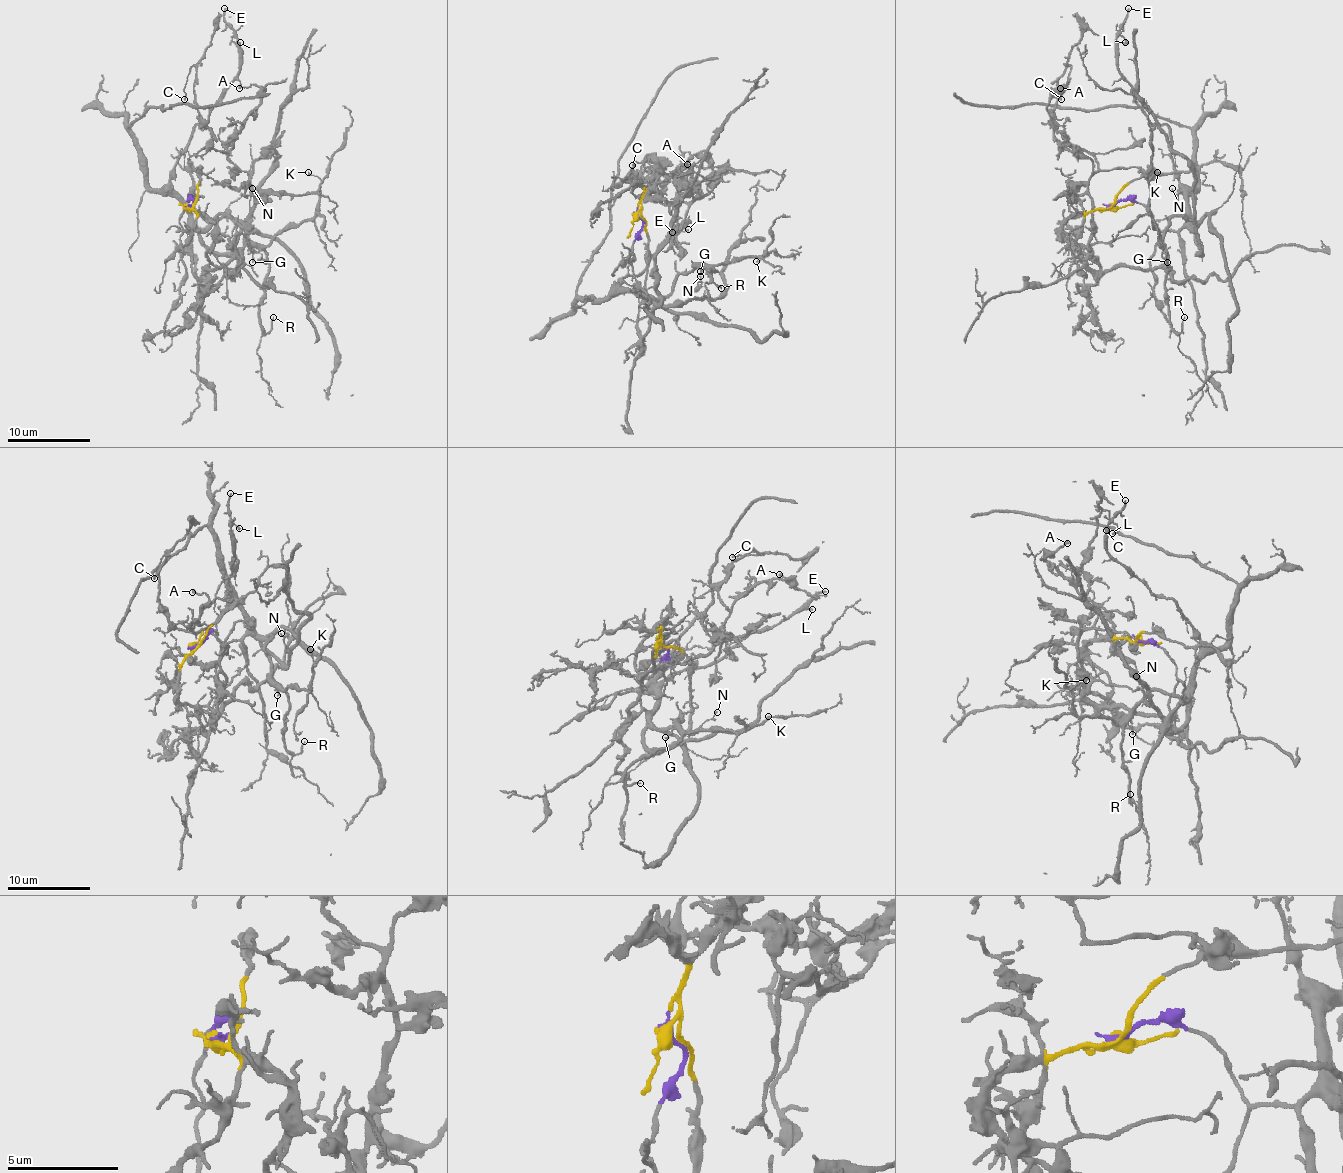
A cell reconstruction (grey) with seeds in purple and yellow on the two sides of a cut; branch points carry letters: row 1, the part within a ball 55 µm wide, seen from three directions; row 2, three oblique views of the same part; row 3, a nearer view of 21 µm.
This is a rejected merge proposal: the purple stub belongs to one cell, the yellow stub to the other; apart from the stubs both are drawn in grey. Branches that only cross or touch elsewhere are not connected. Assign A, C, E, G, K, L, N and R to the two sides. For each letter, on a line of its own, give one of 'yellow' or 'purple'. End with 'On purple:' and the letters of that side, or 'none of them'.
A: yellow
C: yellow
E: purple
G: purple
K: purple
L: purple
N: purple
R: purple
On purple: E, G, K, L, N, R

